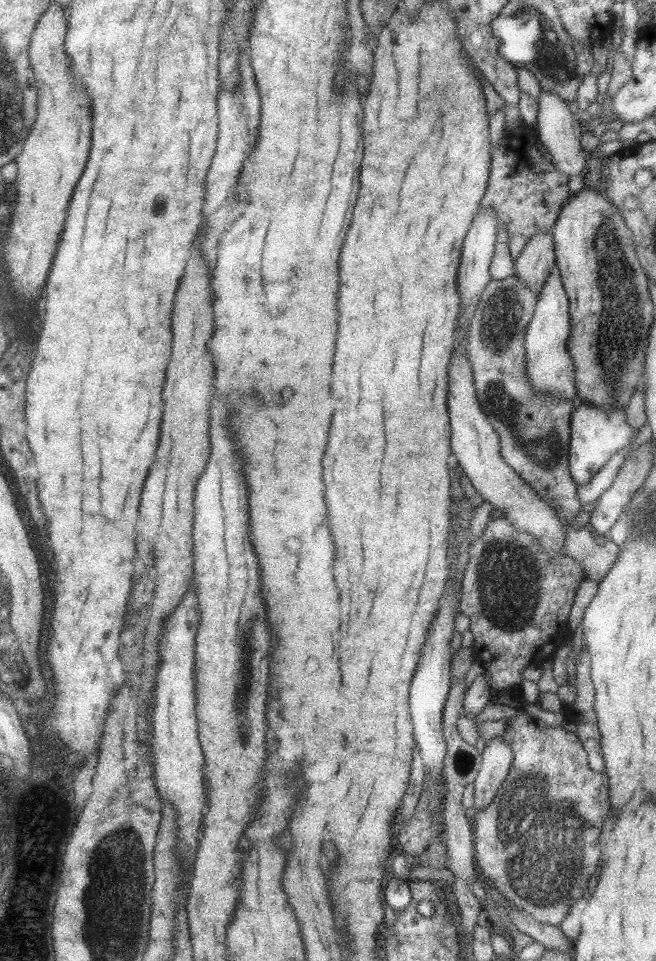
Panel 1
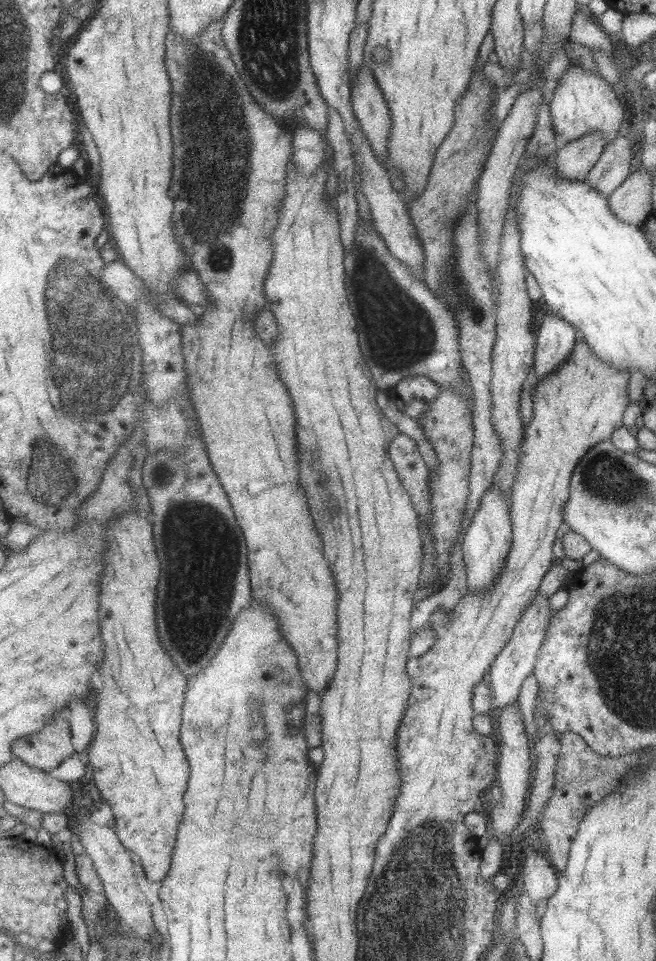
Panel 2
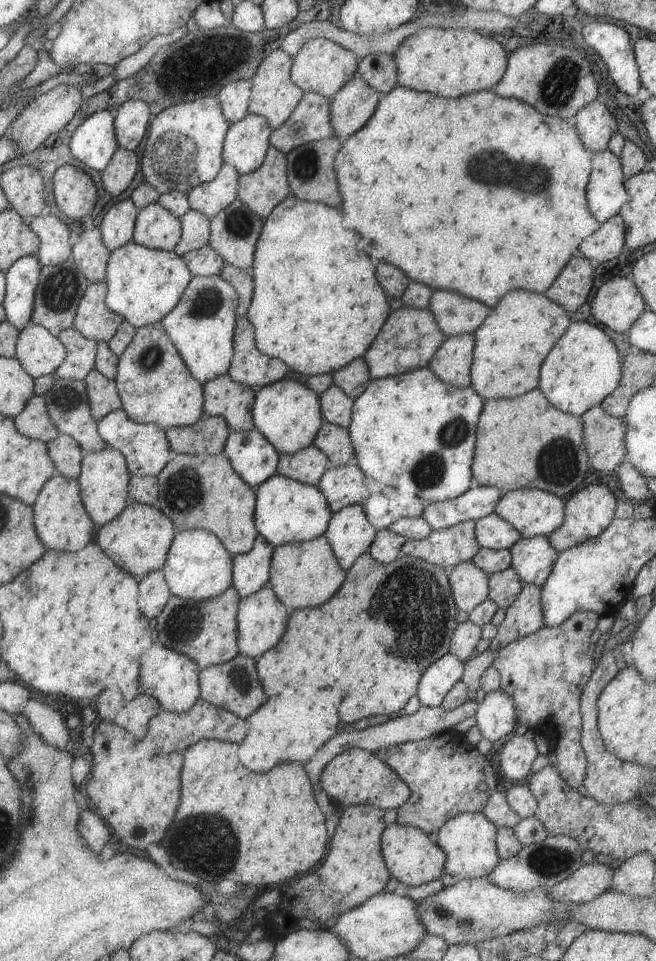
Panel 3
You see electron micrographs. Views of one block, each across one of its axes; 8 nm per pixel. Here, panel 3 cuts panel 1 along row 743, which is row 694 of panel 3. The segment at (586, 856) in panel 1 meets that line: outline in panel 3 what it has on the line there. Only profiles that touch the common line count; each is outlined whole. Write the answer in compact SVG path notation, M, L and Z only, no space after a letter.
M575 611L559 624L539 628L495 651L491 666L500 674L500 688L511 696L518 725L547 737L549 752L555 754L555 769L572 789L583 786L587 758L581 748L581 691L595 668L590 636L599 616Z

